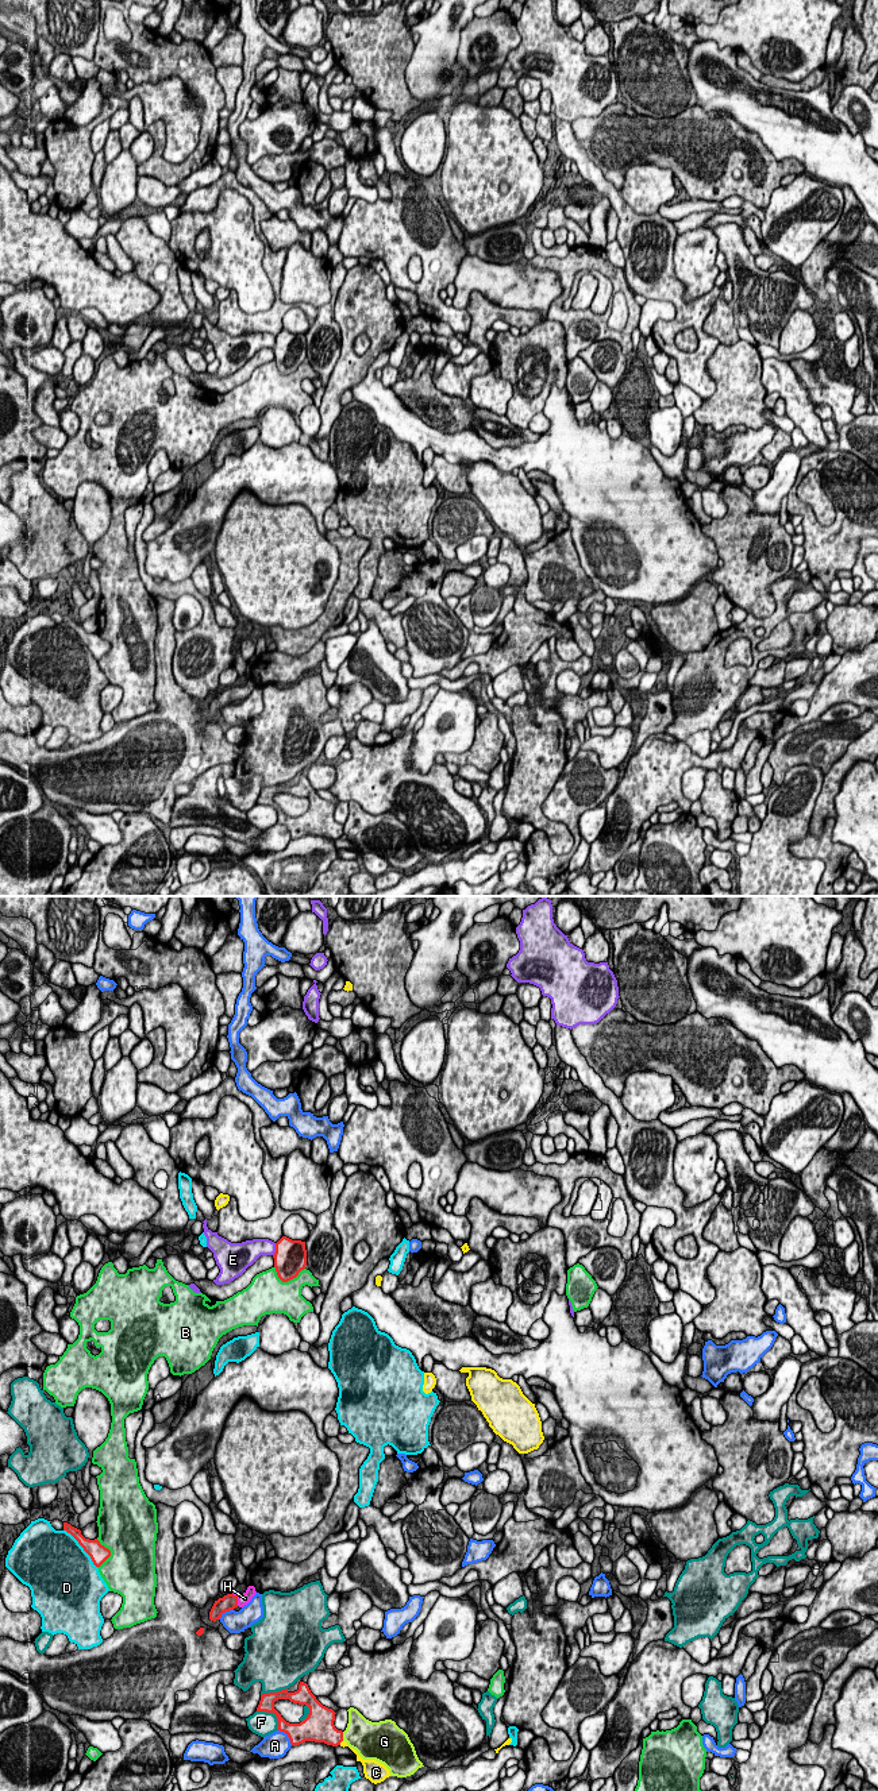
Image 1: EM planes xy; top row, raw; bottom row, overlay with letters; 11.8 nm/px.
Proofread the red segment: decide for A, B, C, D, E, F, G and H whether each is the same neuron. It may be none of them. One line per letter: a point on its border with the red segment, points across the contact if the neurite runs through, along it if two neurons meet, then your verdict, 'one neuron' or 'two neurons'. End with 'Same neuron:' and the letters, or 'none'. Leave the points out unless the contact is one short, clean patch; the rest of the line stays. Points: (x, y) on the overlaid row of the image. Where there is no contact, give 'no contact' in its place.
A: xy (287, 1733) | two neurons
B: xy (288, 1280) | two neurons
C: xy (341, 1741) | two neurons
D: xy (83, 1547) | two neurons
E: xy (276, 1250) | two neurons
F: xy (273, 1713) | two neurons
G: xy (342, 1736) | two neurons
H: xy (237, 1600) | across xy (228, 1602), (237, 1600), (245, 1598) | one neuron
Same neuron: H

